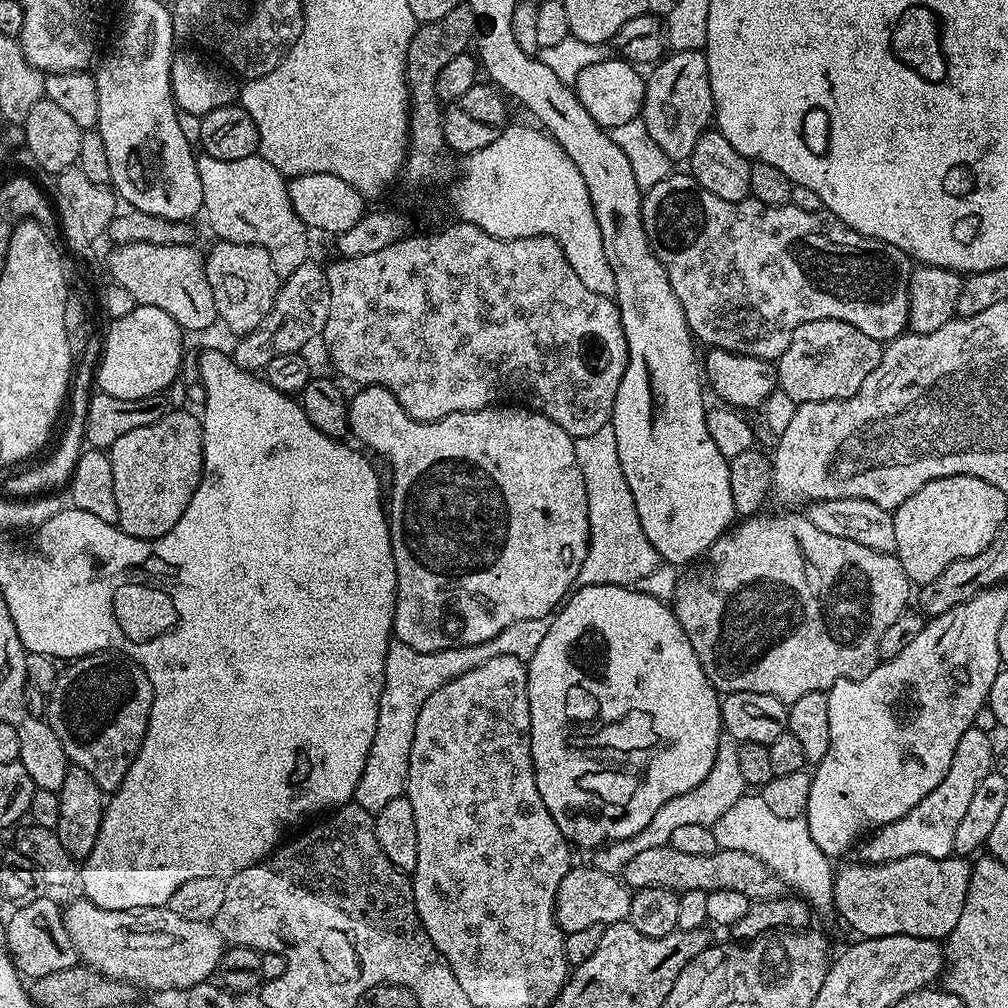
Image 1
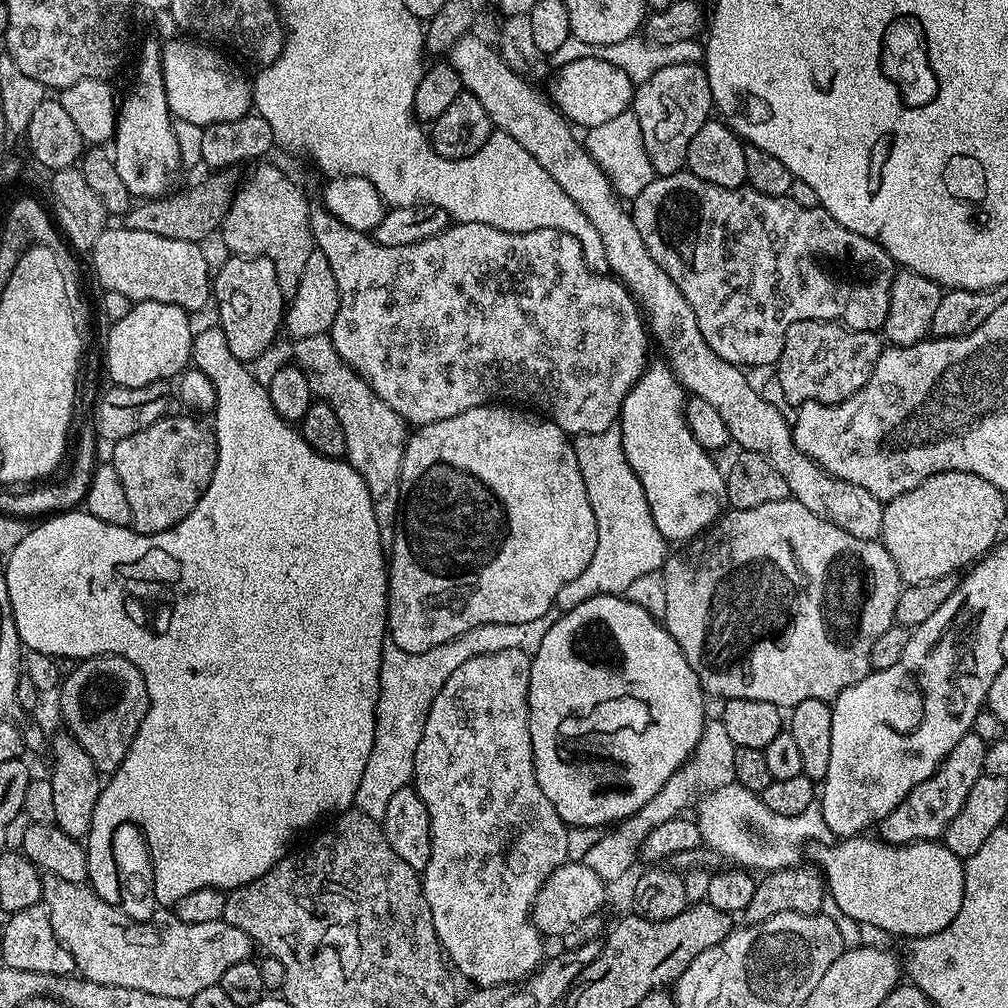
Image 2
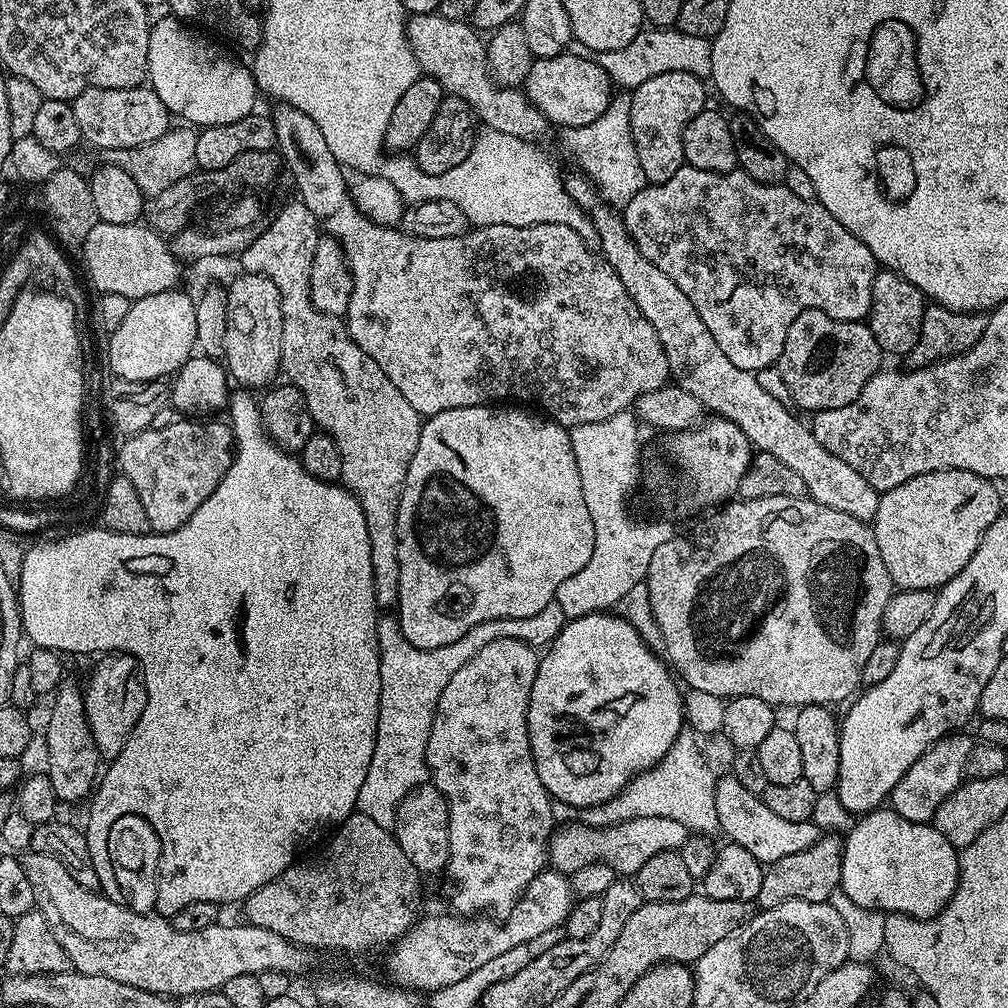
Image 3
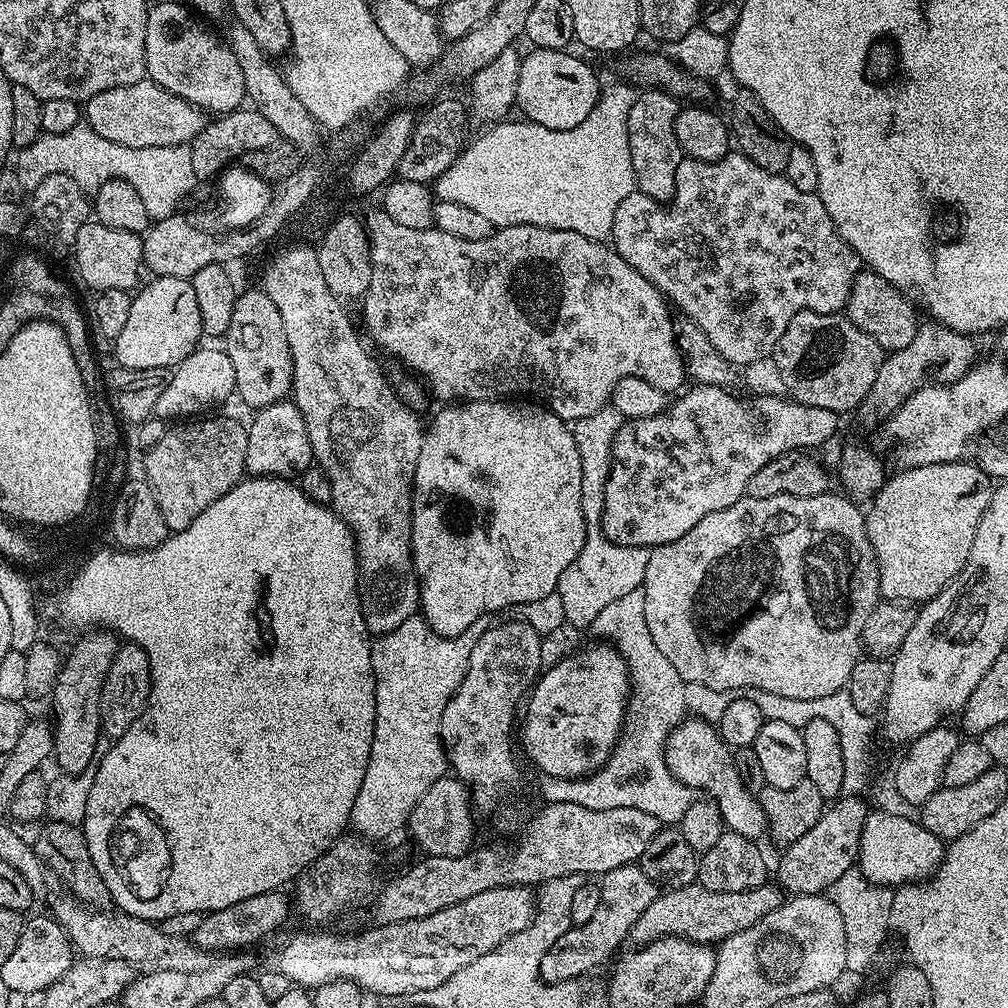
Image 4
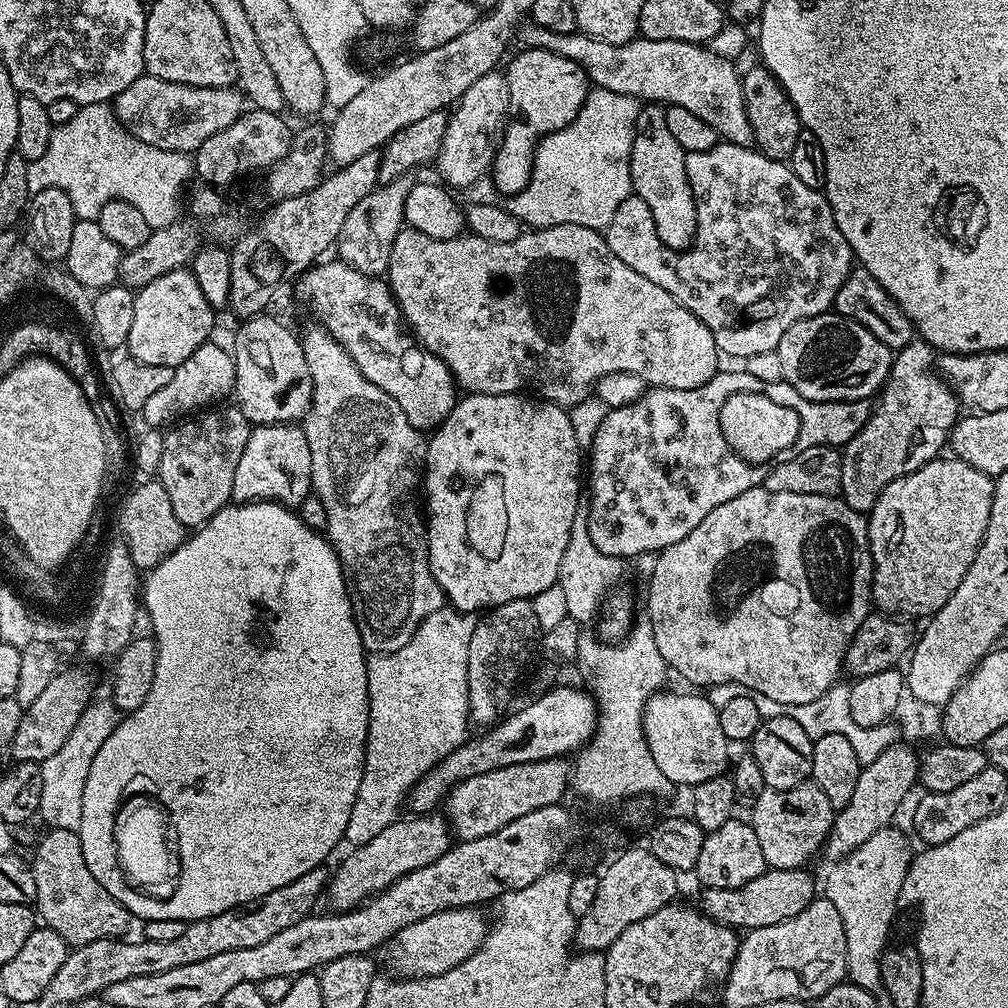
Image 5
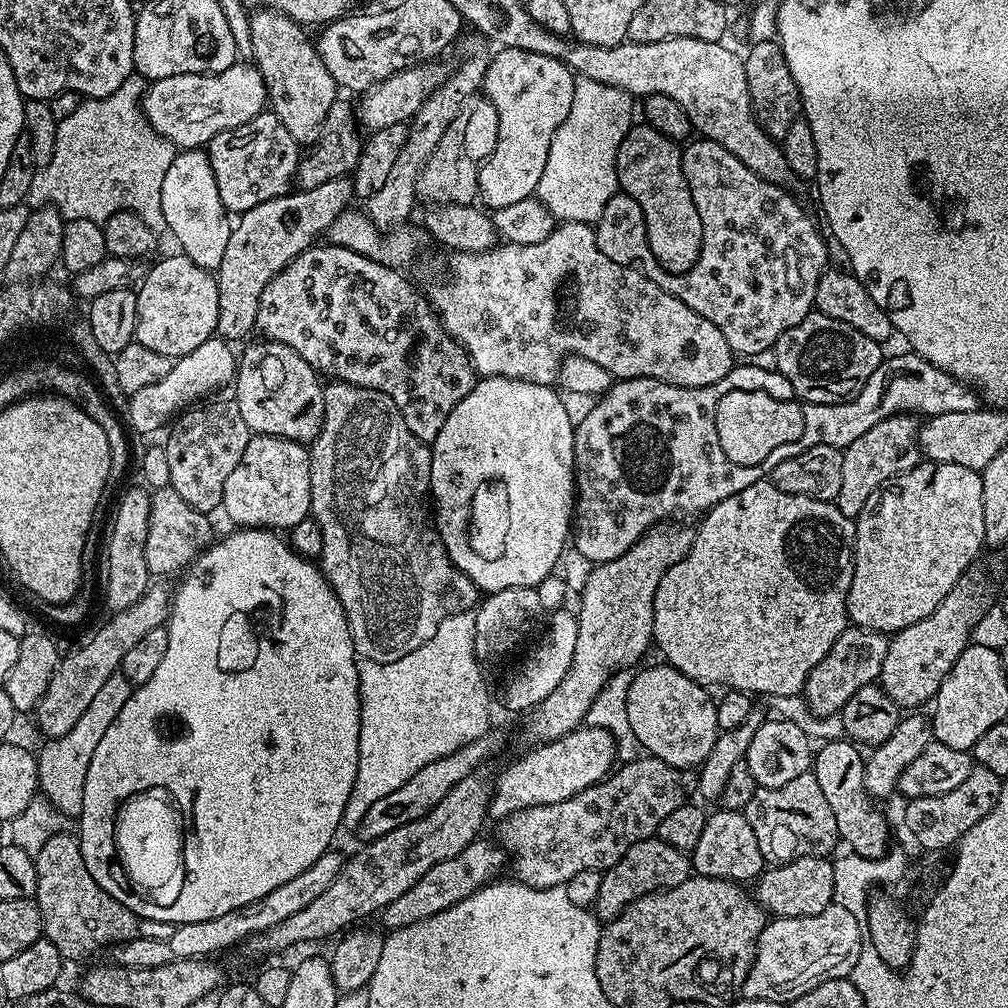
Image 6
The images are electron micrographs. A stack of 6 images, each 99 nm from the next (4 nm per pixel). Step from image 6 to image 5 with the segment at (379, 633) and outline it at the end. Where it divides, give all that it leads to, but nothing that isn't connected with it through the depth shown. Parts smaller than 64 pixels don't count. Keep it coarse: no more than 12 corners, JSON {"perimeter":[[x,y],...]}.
{"perimeter":[[324,327],[300,336],[312,492],[365,653],[445,607],[426,436]]}

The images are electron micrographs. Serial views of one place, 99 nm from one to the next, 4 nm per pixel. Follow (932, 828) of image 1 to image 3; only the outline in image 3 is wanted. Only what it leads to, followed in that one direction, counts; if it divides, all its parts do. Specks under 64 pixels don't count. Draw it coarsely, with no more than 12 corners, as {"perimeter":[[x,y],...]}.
{"perimeter":[[943,736],[890,797],[906,822],[932,821],[966,779],[973,737]]}

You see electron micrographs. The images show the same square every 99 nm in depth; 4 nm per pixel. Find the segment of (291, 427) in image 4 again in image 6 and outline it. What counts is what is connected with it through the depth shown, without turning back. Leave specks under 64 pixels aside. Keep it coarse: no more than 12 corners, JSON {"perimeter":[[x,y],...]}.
{"perimeter":[[253,435],[226,478],[240,528],[309,519],[309,449]]}

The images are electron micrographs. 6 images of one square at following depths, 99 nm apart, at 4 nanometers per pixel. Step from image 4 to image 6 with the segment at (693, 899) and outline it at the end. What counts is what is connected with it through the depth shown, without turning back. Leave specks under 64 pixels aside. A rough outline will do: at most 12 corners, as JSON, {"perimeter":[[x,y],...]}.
{"perimeter":[[803,856],[765,867],[754,899],[773,917],[833,904],[833,861]]}

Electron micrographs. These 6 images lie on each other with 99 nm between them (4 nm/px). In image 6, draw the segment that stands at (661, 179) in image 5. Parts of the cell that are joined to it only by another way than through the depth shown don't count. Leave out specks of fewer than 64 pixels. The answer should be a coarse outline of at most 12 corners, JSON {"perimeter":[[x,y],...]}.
{"perimeter":[[647,122],[622,138],[619,191],[642,206],[667,272],[691,270],[702,218],[677,141]]}

